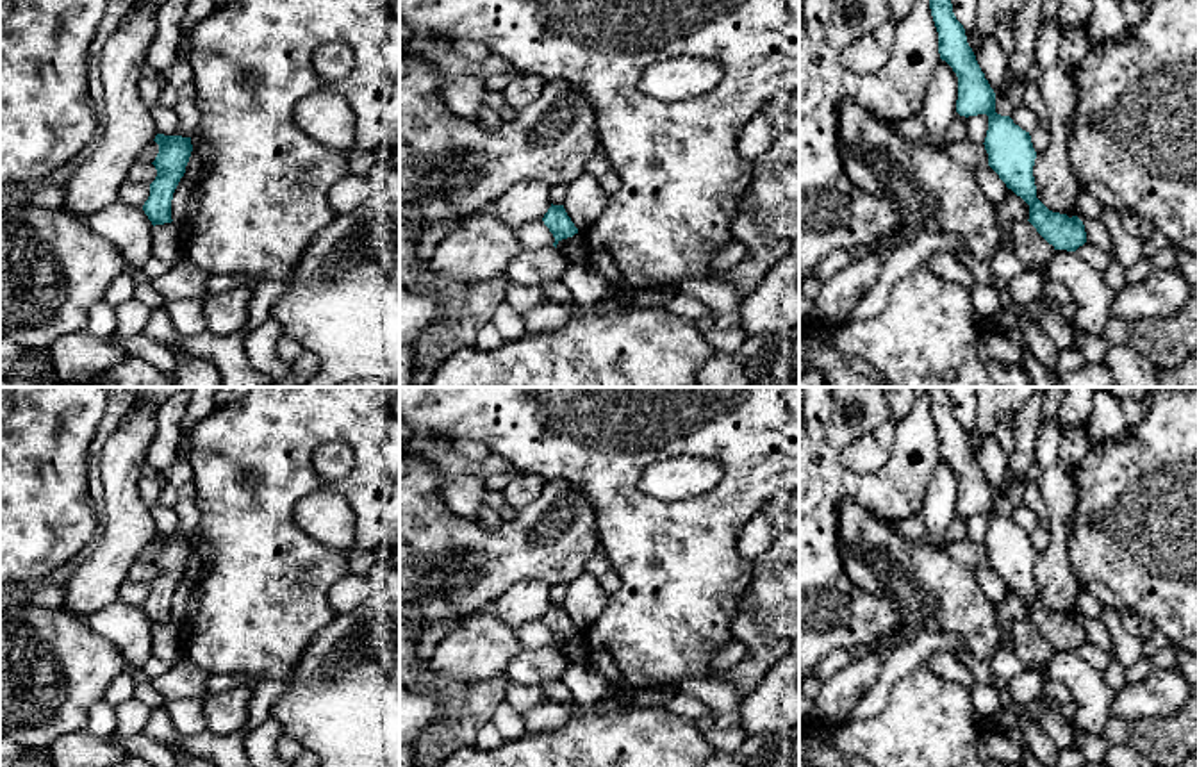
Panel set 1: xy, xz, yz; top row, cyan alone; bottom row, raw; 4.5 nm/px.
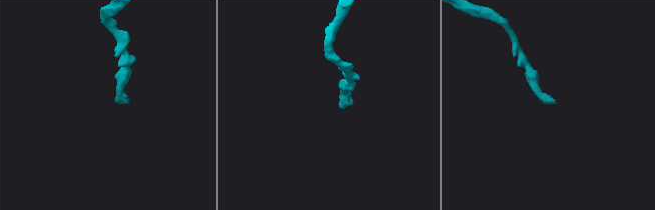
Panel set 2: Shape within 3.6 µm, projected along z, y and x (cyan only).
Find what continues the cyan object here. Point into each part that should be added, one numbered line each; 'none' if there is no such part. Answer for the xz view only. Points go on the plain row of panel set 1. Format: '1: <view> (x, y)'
none

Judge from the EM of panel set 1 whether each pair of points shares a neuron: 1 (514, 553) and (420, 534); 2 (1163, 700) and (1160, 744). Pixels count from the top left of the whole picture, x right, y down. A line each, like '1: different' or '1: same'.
1: same
2: different

